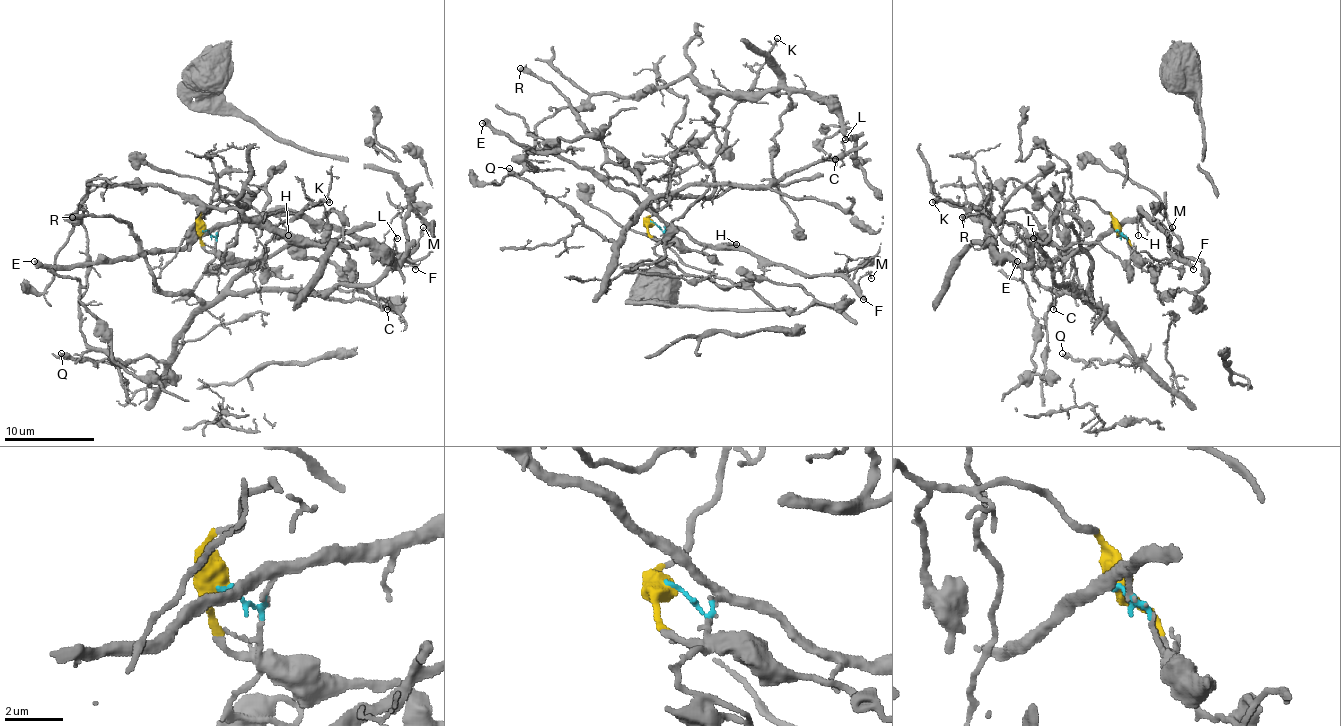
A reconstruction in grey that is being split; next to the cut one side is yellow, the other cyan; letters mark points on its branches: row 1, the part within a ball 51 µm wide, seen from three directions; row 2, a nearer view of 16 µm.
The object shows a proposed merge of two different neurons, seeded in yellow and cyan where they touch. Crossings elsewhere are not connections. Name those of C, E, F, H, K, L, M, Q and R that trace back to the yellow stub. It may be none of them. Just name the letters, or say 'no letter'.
C, K, L, Q, R

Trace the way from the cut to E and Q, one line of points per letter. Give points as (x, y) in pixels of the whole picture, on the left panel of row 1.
E: (203, 231), (216, 233), (216, 229), (209, 229), (178, 249), (76, 265), (33, 260)
Q: (203, 231), (264, 186), (264, 217), (322, 244), (343, 217), (246, 267), (166, 357), (60, 353)

